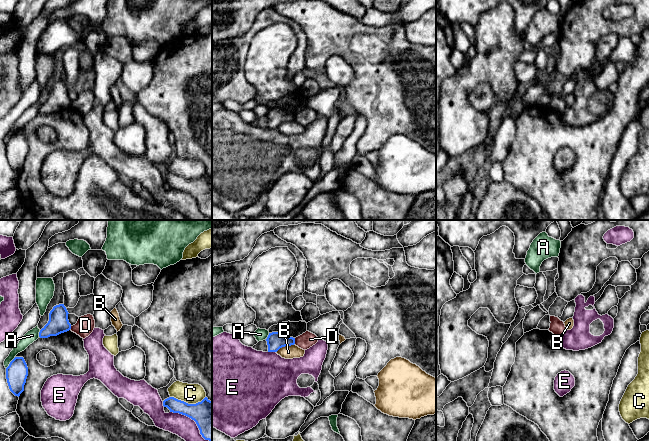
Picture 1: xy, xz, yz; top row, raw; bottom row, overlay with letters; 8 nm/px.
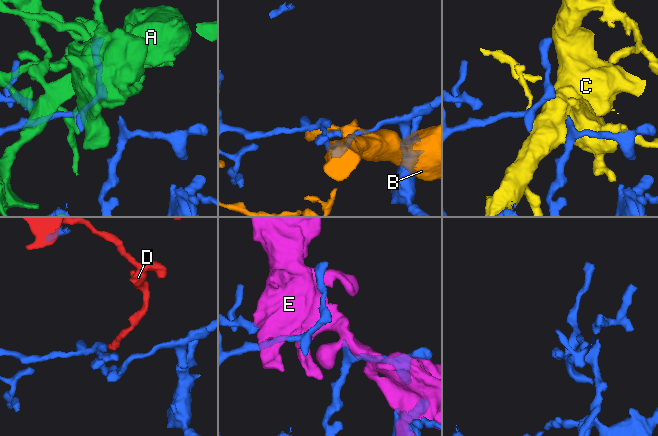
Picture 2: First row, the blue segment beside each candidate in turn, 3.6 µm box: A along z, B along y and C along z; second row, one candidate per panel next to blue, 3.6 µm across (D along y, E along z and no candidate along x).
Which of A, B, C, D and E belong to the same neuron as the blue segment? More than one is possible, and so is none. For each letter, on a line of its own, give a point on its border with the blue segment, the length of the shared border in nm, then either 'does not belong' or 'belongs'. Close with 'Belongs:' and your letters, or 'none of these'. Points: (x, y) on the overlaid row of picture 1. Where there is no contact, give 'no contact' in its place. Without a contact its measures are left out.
A: xy (10, 363) | 120 nm | does not belong
B: xz (285, 345) | 170 nm | does not belong
C: xy (187, 403) | 280 nm | does not belong
D: xz (294, 341) | 50 nm | does not belong
E: xy (193, 419) | 400 nm | does not belong
Belongs: none of these

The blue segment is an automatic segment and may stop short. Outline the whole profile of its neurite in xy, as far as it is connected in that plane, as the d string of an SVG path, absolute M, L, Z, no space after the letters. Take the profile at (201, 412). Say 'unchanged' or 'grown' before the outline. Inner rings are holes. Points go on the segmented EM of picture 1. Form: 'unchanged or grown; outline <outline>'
unchanged; outline M174 397L163 401L170 412L185 415L194 420L205 440L212 441L212 401L205 397L201 402L188 404Z

